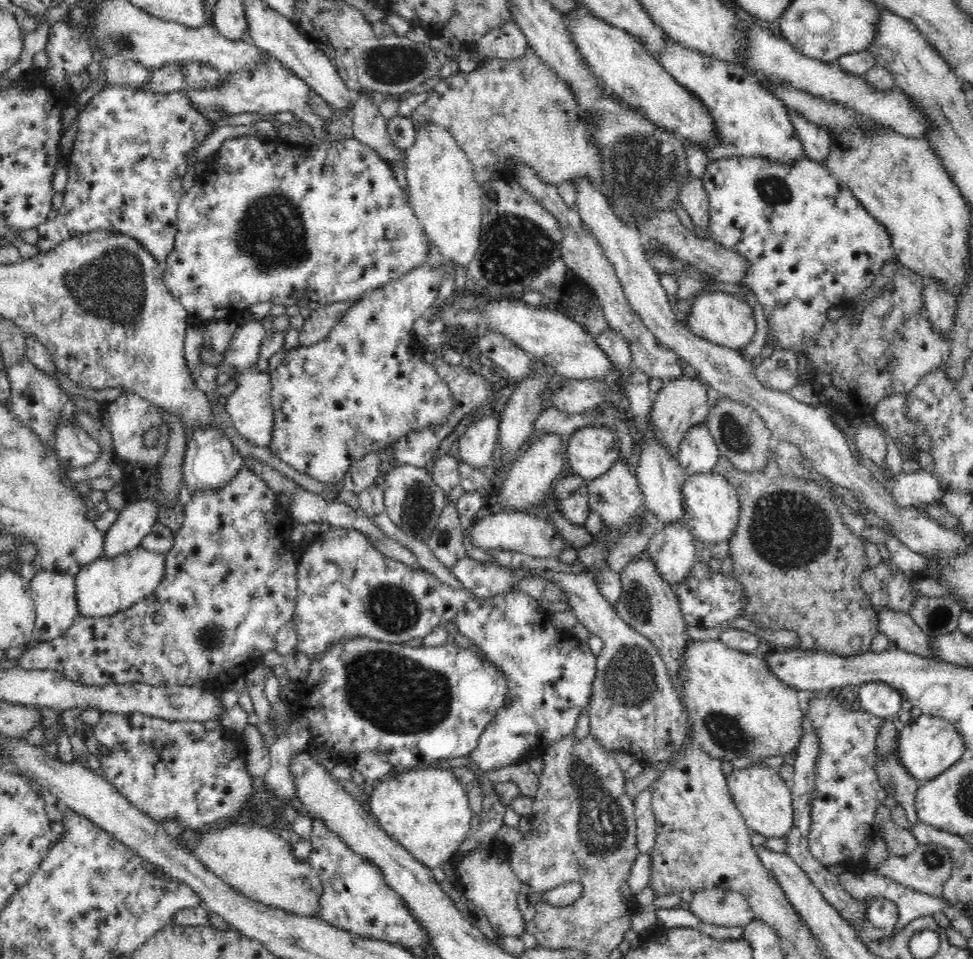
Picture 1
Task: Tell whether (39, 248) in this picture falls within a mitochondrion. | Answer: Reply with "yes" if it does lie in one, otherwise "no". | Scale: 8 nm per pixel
no

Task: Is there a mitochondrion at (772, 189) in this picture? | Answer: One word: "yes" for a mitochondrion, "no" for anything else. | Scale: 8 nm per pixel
yes

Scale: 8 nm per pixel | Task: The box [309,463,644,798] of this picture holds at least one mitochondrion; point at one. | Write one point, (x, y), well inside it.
(395, 695)

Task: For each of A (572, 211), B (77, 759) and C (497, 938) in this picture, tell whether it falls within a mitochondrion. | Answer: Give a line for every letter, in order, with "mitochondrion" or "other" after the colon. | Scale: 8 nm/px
A: other
B: other
C: other

